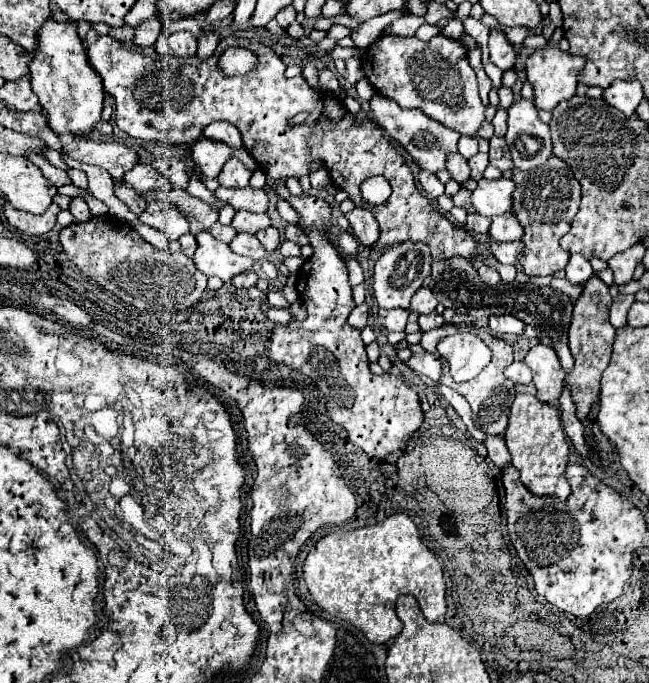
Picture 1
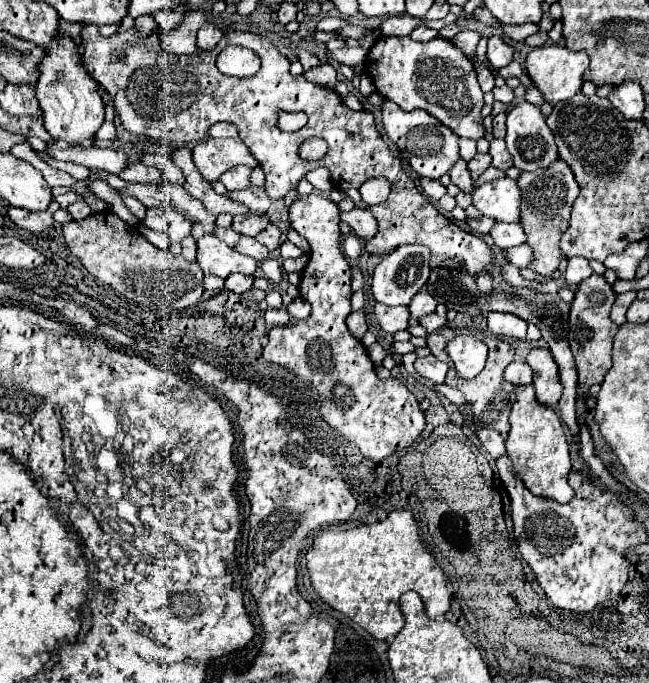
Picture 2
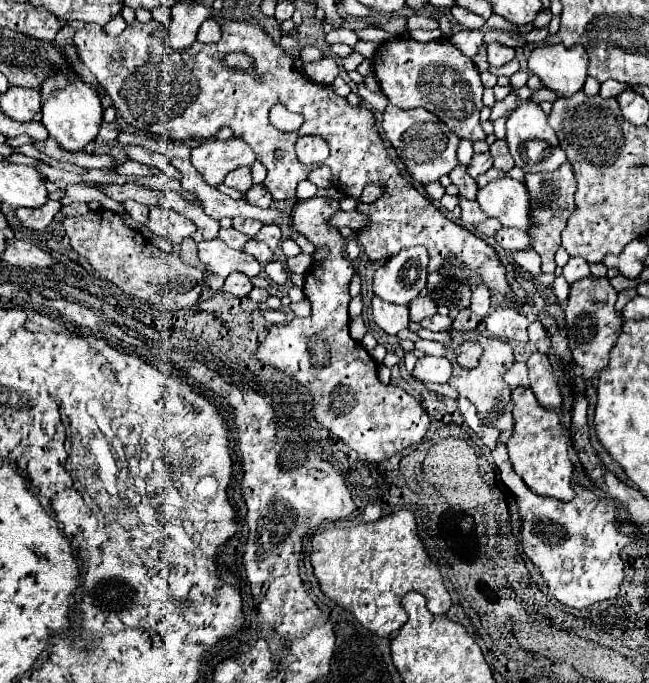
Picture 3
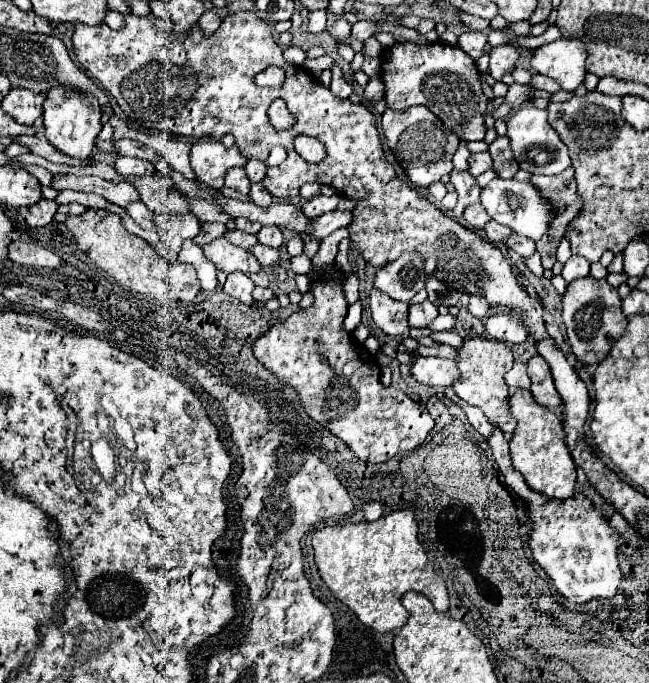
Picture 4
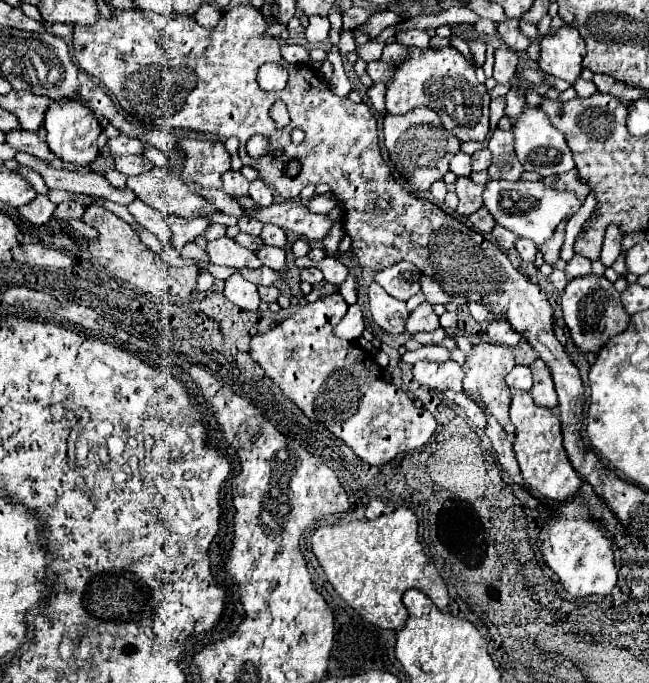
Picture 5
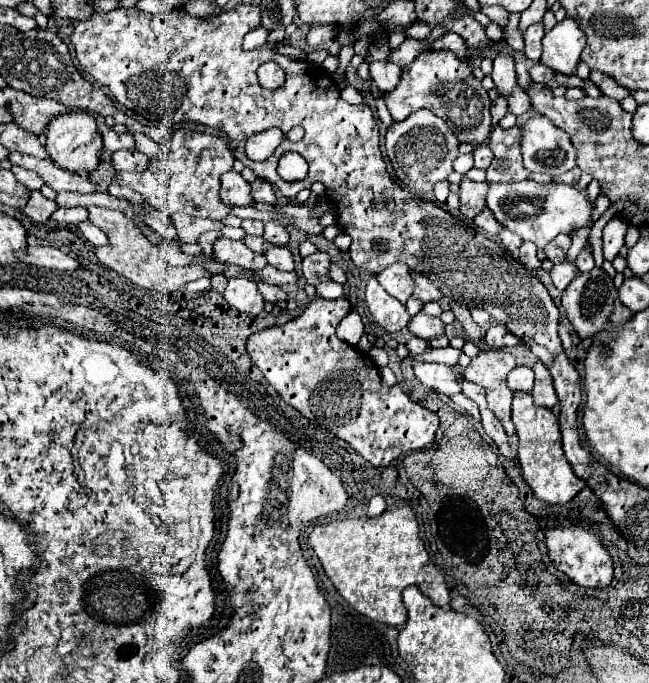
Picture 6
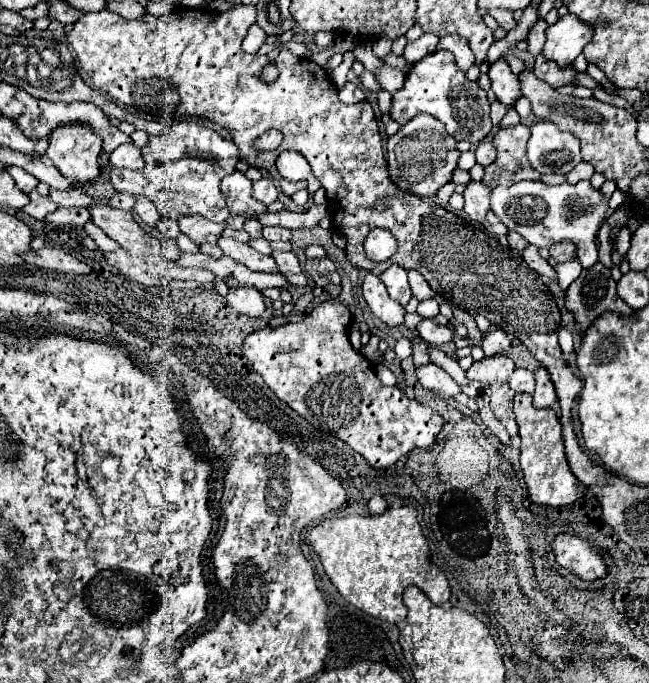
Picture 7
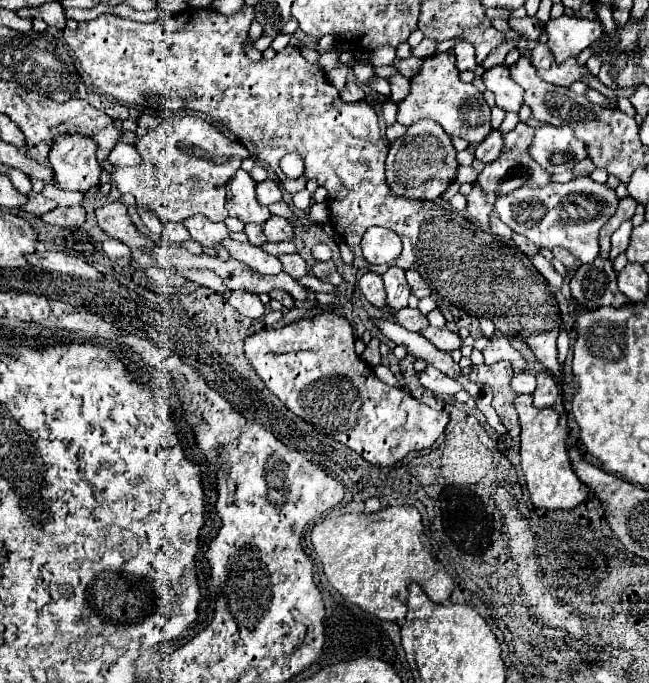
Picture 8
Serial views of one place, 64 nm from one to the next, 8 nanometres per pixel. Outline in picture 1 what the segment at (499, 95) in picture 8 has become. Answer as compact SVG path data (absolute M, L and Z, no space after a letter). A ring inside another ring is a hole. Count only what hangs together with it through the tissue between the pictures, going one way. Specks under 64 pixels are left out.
M492 28L490 30L490 40L488 40L488 50L490 50L490 60L500 68L500 70L510 70L516 64L516 52L512 44L508 42L506 34L502 28Z

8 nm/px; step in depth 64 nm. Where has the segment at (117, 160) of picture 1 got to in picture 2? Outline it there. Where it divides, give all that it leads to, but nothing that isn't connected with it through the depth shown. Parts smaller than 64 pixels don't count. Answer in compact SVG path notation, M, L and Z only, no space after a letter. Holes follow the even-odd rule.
M58 140L56 144L52 144L48 148L56 160L70 160L70 162L86 166L86 168L108 170L112 174L120 174L128 166L126 152L122 152L118 148L100 148L96 144L84 148L82 144L72 146L64 140Z

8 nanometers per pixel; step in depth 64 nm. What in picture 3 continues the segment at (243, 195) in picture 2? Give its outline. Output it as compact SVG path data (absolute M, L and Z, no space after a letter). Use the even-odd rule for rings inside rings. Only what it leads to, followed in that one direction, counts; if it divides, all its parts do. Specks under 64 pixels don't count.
M254 184L254 186L246 192L244 198L246 198L252 206L258 206L258 208L270 208L270 204L272 204L272 196L268 194L268 190L266 190L264 184Z

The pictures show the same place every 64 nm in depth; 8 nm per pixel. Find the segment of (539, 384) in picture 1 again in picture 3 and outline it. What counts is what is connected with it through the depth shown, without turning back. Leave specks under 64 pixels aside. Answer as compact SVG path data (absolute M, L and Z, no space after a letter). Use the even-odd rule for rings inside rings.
M534 352L526 364L530 370L530 388L536 394L538 402L544 408L558 408L562 404L562 394L558 388L558 376L552 364L548 362L548 354Z

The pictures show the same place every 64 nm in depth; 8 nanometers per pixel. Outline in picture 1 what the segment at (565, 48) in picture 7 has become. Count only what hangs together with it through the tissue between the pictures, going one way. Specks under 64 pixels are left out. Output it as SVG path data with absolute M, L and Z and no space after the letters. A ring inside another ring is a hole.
M542 48L530 54L526 74L534 88L536 110L554 110L558 102L570 100L576 94L576 76L582 66L584 58L554 48Z

